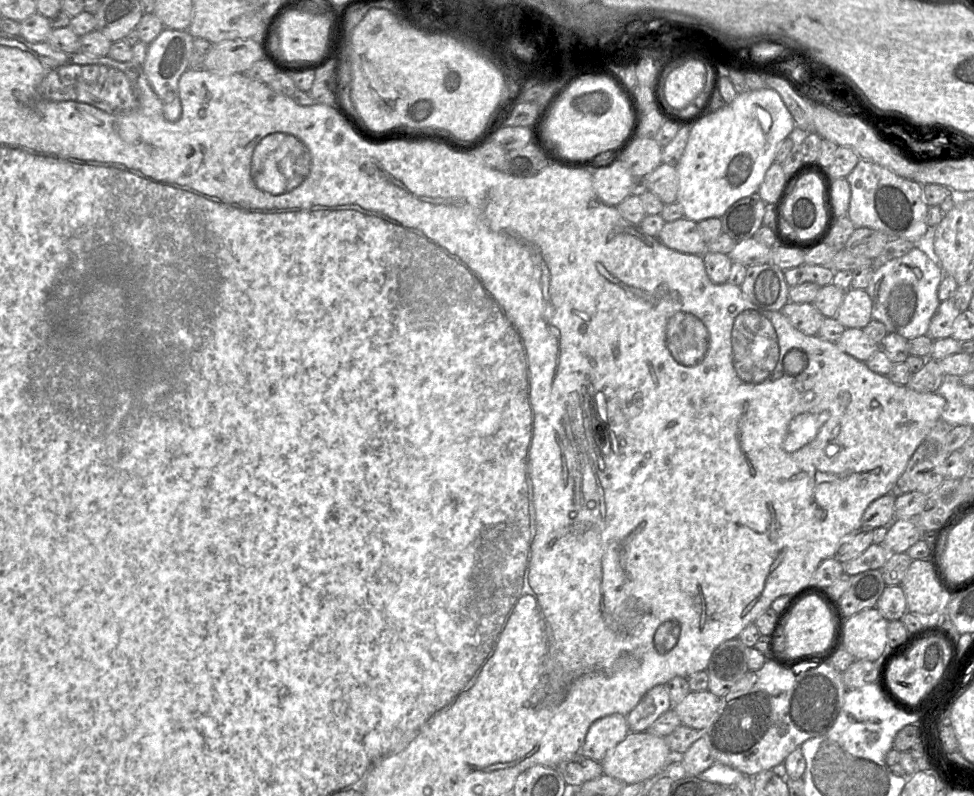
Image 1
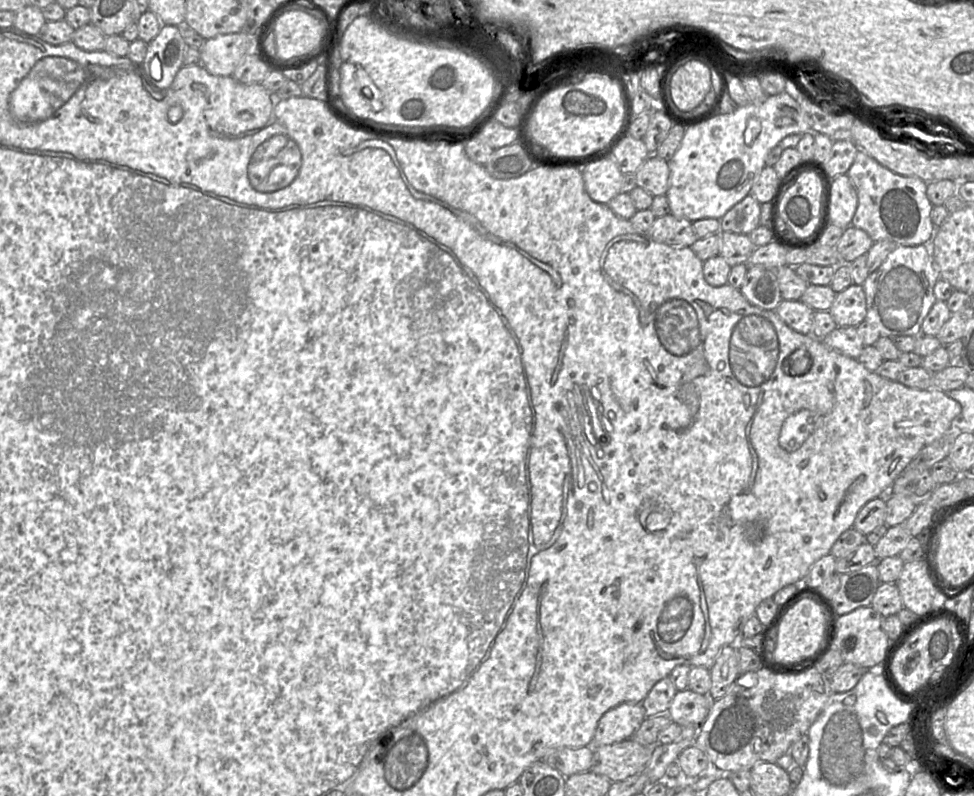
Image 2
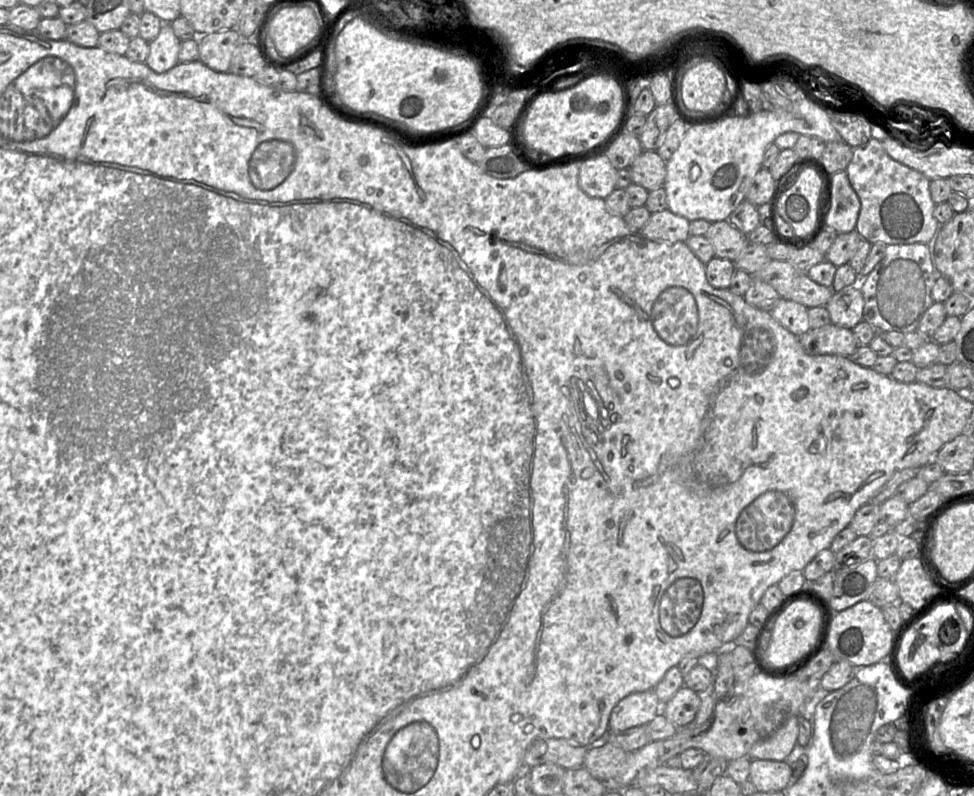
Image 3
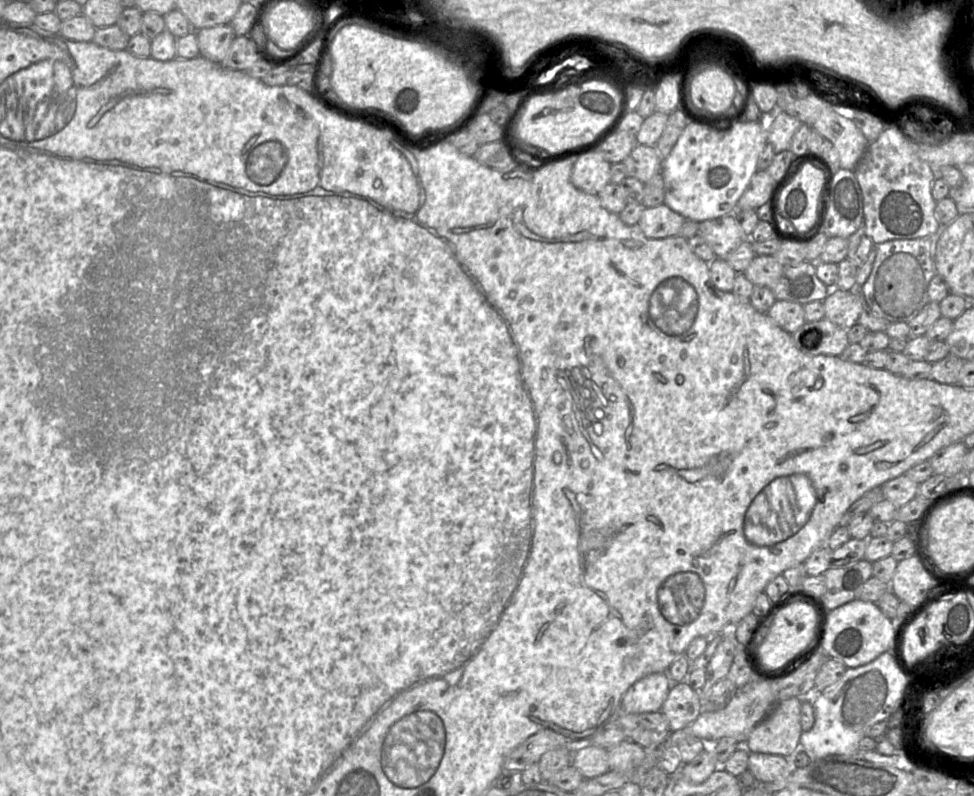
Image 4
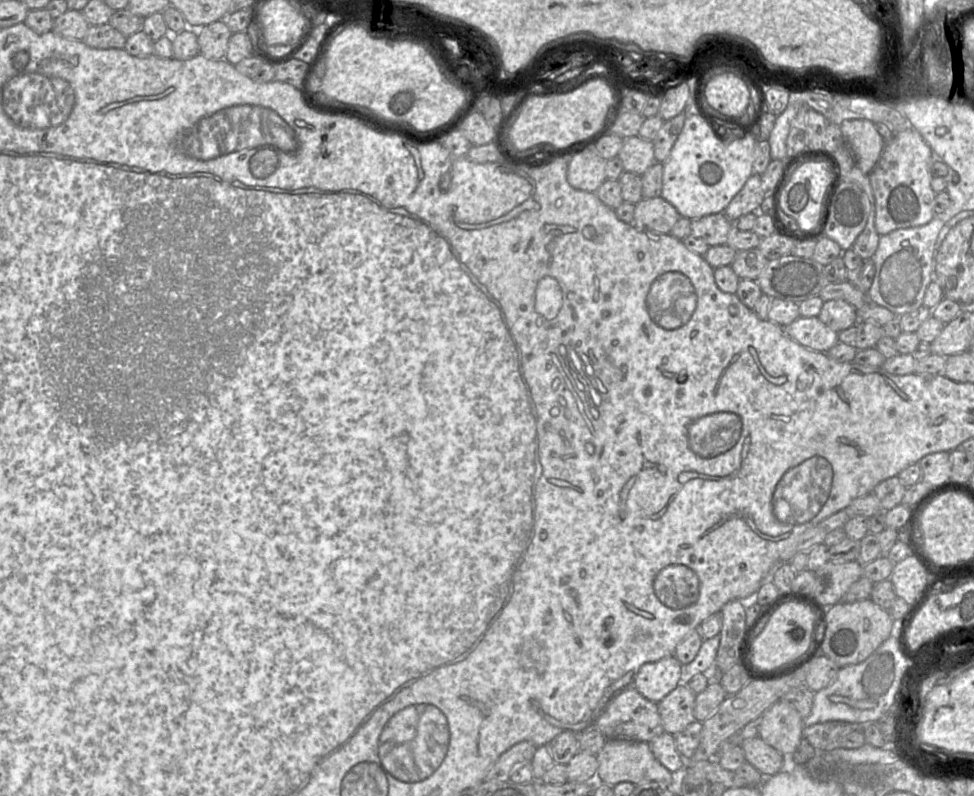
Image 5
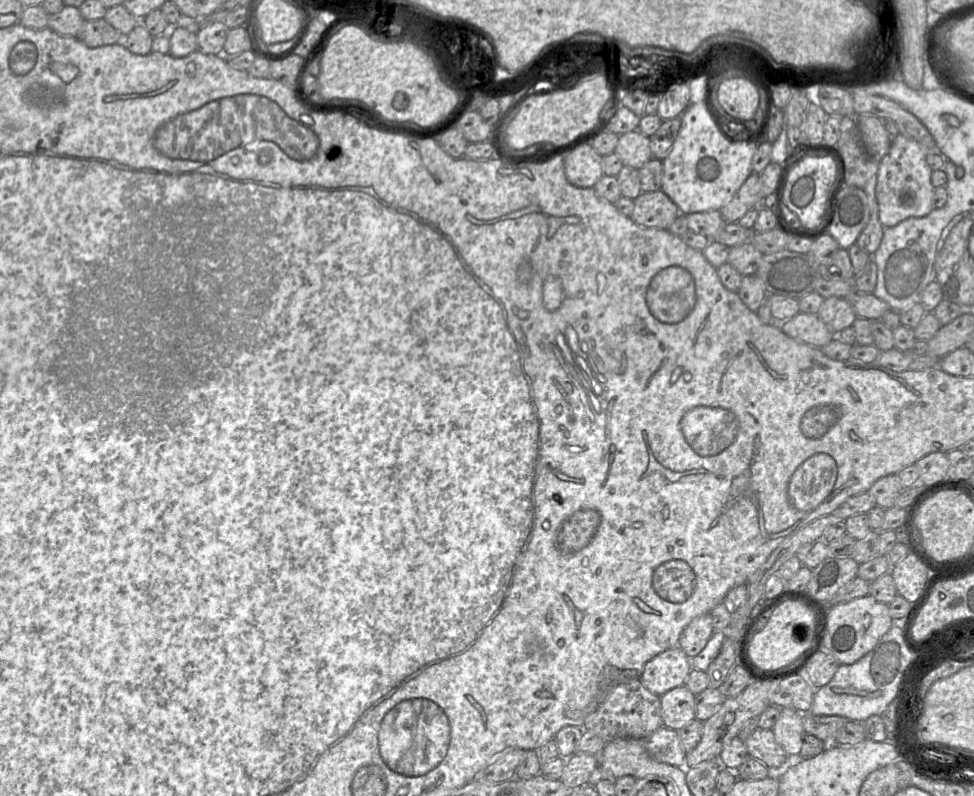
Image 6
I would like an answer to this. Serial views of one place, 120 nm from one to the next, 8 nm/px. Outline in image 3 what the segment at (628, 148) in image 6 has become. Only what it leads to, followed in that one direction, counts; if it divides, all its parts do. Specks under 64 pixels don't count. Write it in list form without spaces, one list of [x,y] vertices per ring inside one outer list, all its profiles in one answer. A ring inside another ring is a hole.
[[[644,150],[629,167],[632,182],[652,191],[664,185],[666,161],[656,150]]]

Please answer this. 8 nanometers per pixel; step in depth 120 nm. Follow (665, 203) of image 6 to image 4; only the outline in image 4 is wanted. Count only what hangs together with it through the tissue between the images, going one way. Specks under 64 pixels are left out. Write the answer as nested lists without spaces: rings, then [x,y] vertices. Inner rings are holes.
[[[662,203],[645,207],[638,225],[649,238],[665,238],[678,235],[685,220],[684,216]]]

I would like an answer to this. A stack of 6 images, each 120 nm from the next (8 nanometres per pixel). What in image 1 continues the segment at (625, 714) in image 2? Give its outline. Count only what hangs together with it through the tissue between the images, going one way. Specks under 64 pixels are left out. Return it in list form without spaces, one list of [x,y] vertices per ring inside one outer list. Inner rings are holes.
[[[612,714],[600,718],[590,725],[580,754],[600,762],[606,753],[621,742],[629,732],[624,715]]]

